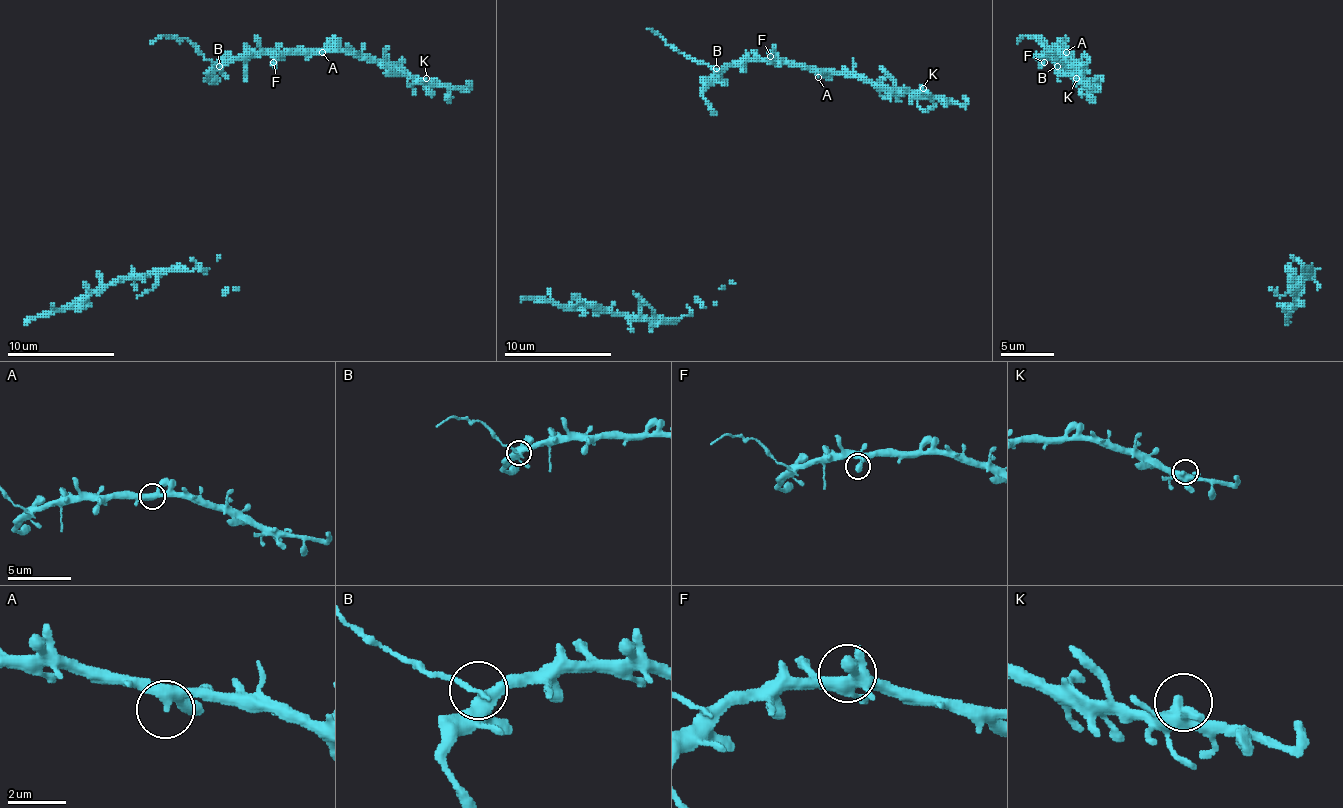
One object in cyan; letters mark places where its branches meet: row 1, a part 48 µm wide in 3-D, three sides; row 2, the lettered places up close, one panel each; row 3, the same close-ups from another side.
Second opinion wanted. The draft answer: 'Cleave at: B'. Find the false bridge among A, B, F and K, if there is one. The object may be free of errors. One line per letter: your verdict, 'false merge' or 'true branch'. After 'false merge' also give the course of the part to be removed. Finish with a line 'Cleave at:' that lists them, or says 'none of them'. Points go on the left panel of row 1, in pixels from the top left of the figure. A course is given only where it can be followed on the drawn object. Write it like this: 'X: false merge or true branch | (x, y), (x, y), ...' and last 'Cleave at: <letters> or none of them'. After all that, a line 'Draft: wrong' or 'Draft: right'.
A: true branch
B: false merge | (220, 65), (185, 38), (164, 36), (150, 44)
F: true branch
K: true branch
Cleave at: B
Draft: right

